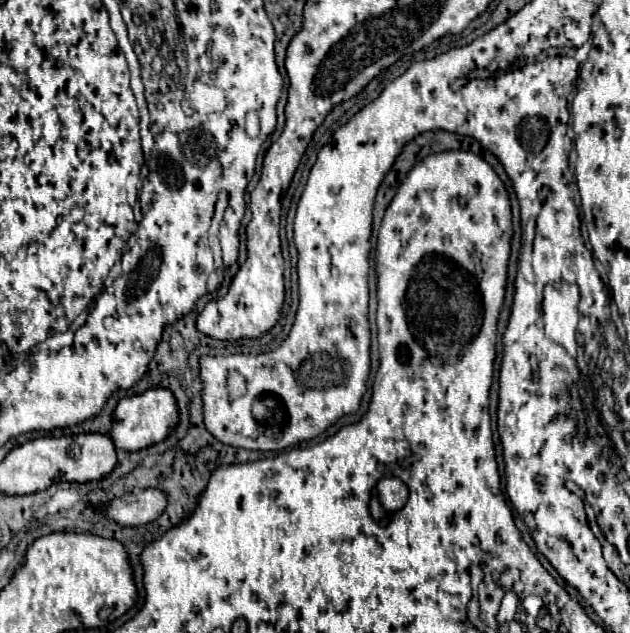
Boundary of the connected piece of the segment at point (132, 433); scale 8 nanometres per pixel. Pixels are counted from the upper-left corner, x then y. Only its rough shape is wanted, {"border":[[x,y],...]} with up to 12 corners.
{"border":[[166,387],[120,399],[116,449],[164,441],[180,421]]}

